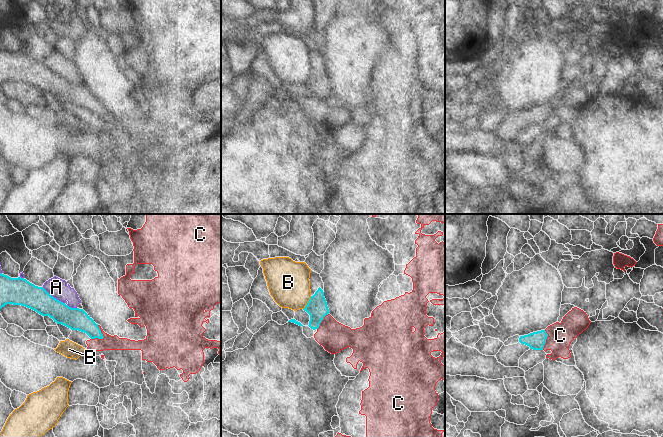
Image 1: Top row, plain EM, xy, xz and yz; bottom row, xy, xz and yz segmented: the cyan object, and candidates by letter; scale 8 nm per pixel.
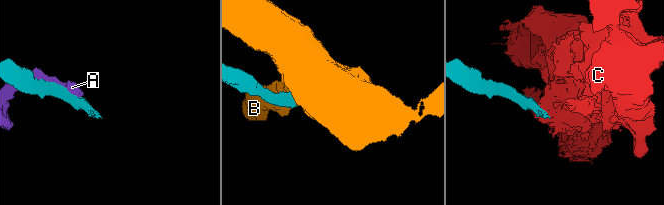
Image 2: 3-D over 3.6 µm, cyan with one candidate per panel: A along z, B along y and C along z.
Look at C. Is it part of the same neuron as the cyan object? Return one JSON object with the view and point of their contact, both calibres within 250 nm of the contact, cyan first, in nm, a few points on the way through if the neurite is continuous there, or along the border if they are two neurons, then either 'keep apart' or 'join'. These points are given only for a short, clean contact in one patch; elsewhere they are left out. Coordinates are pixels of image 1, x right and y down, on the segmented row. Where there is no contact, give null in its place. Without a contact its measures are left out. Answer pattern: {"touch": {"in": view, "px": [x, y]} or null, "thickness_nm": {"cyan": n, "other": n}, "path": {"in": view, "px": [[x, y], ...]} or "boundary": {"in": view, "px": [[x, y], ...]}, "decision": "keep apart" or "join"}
{"touch": {"in": "xy", "px": [103, 337]}, "thickness_nm": {"cyan": 170, "other": 120}, "boundary": {"in": "xy", "px": [[97, 325], [103, 337], [91, 339]]}, "decision": "keep apart"}

